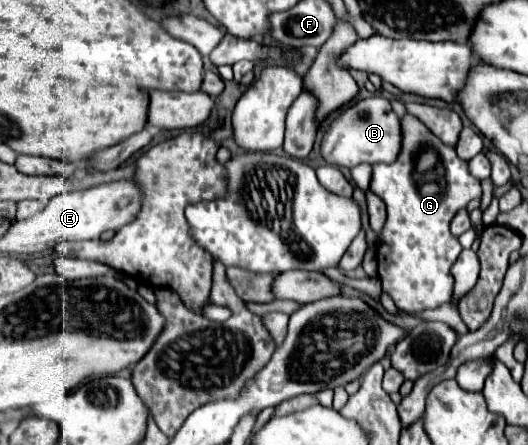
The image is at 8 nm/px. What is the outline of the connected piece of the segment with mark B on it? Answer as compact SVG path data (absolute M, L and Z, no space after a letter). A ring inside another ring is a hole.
M368 97L340 109L336 119L328 125L322 139L322 157L338 167L356 167L360 163L392 163L400 155L402 129L400 119L384 97Z

